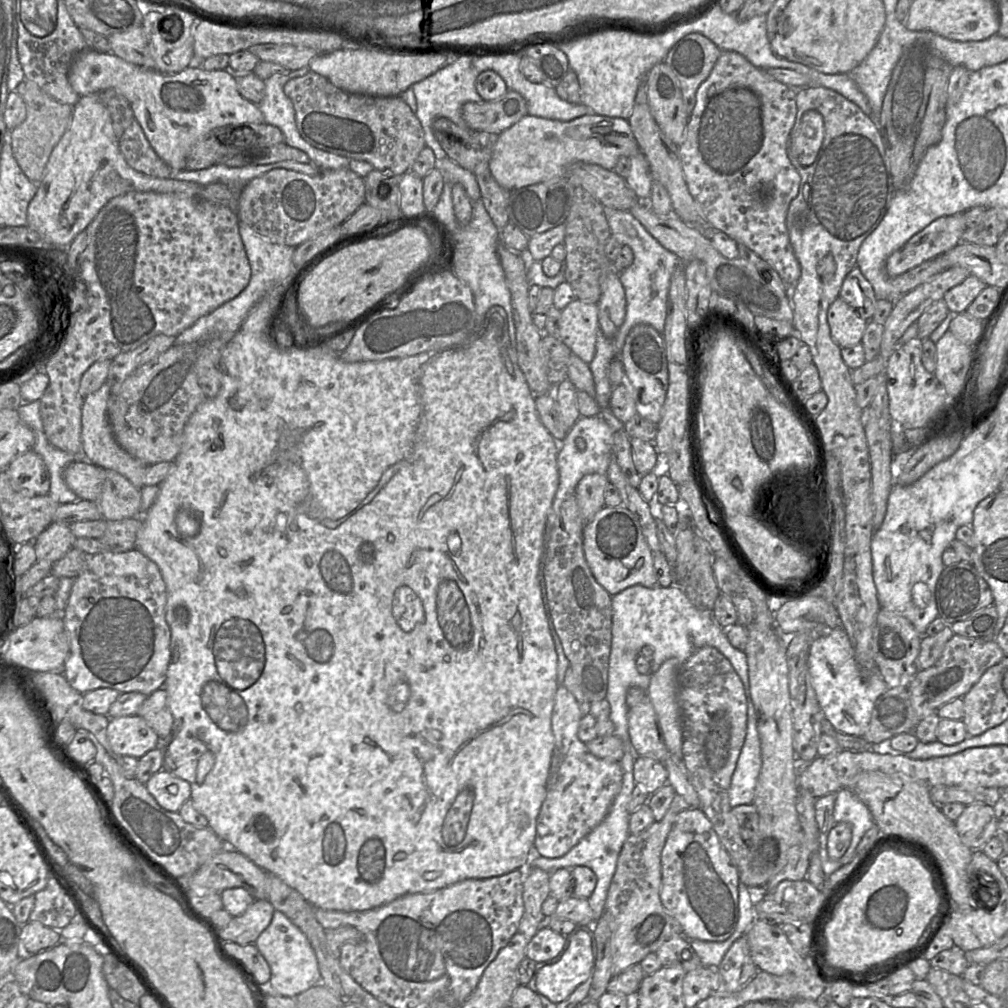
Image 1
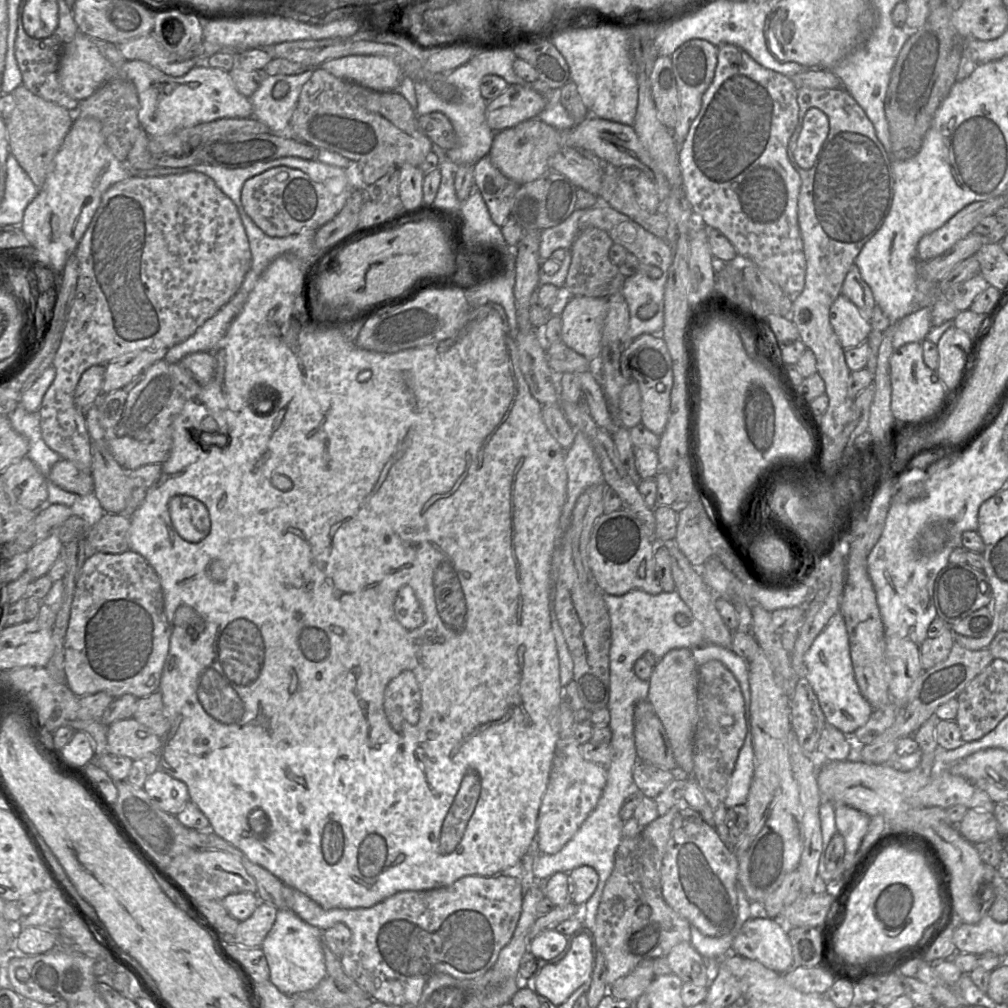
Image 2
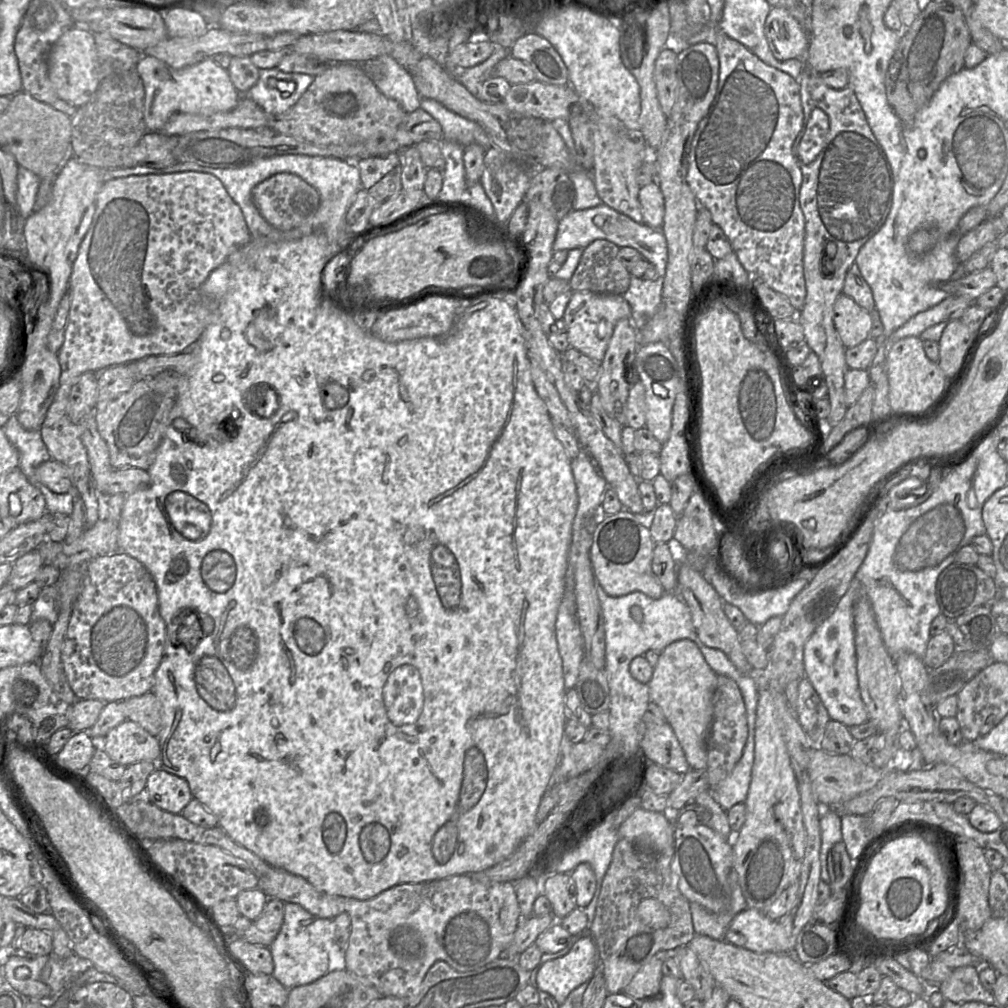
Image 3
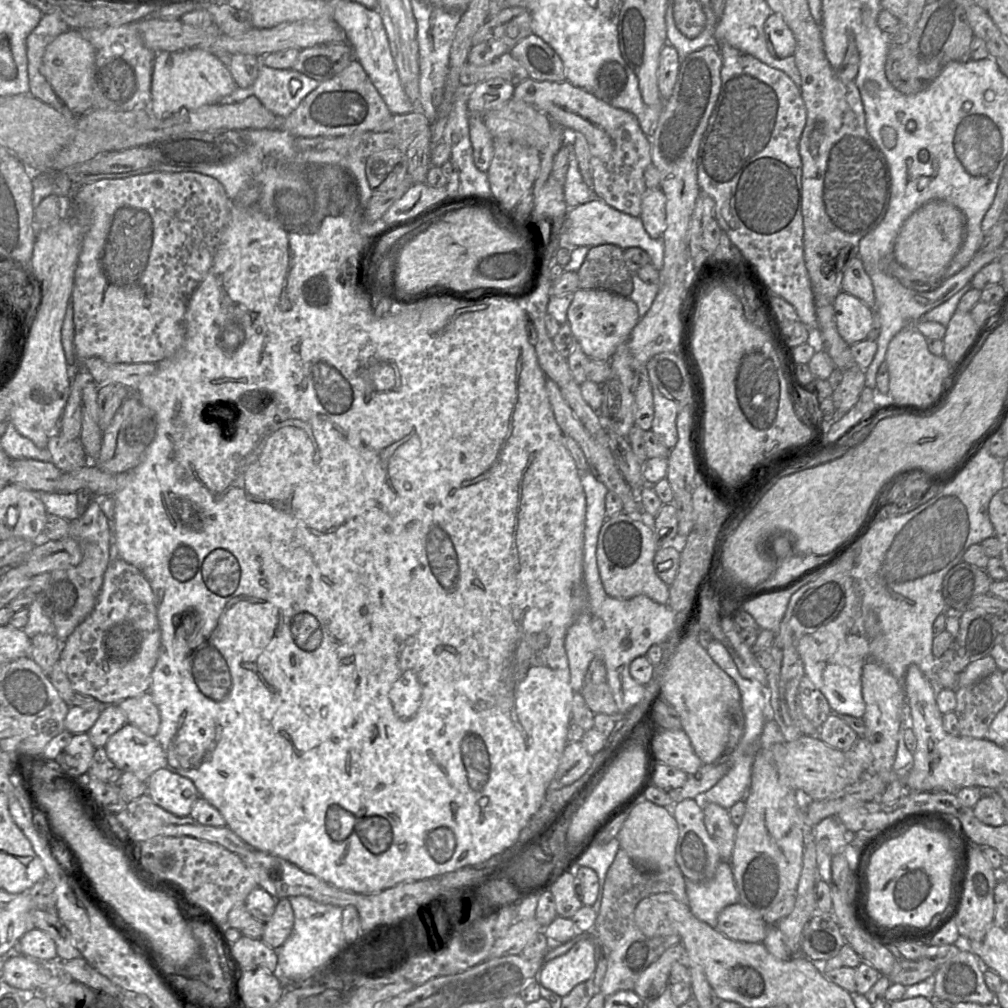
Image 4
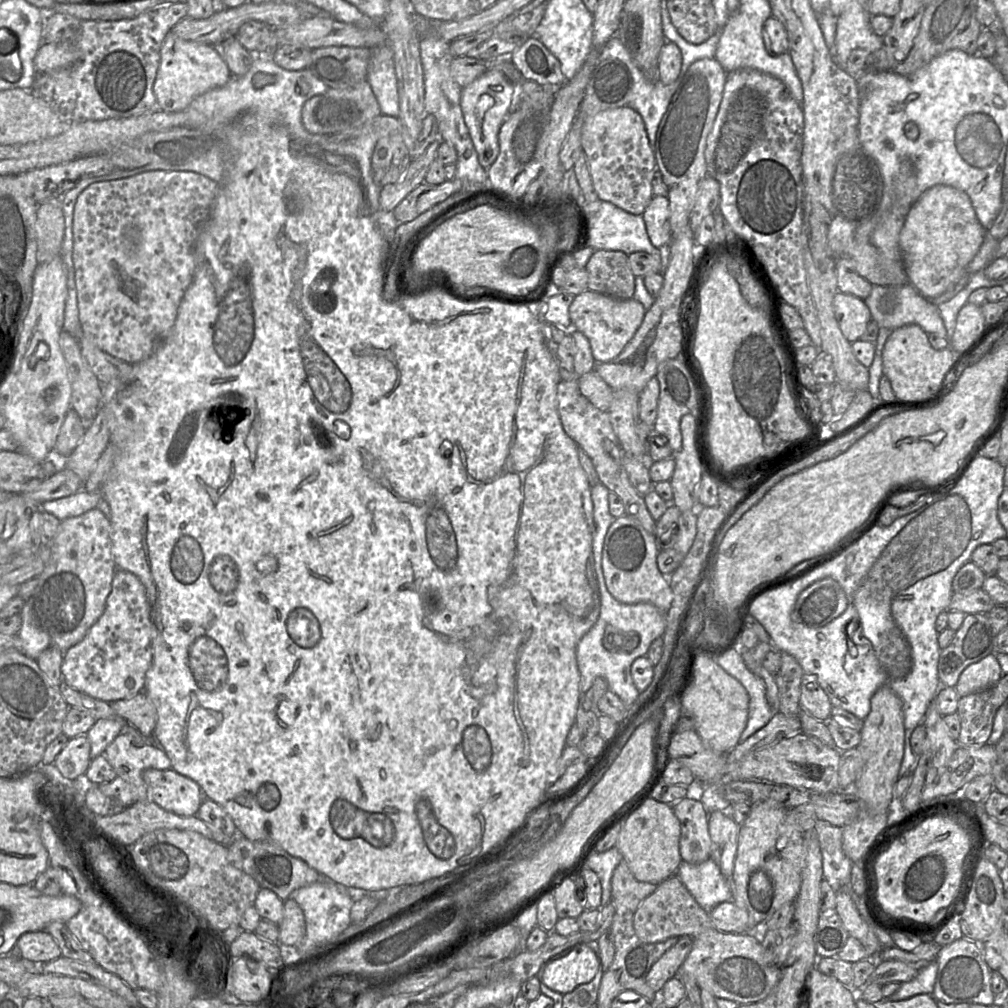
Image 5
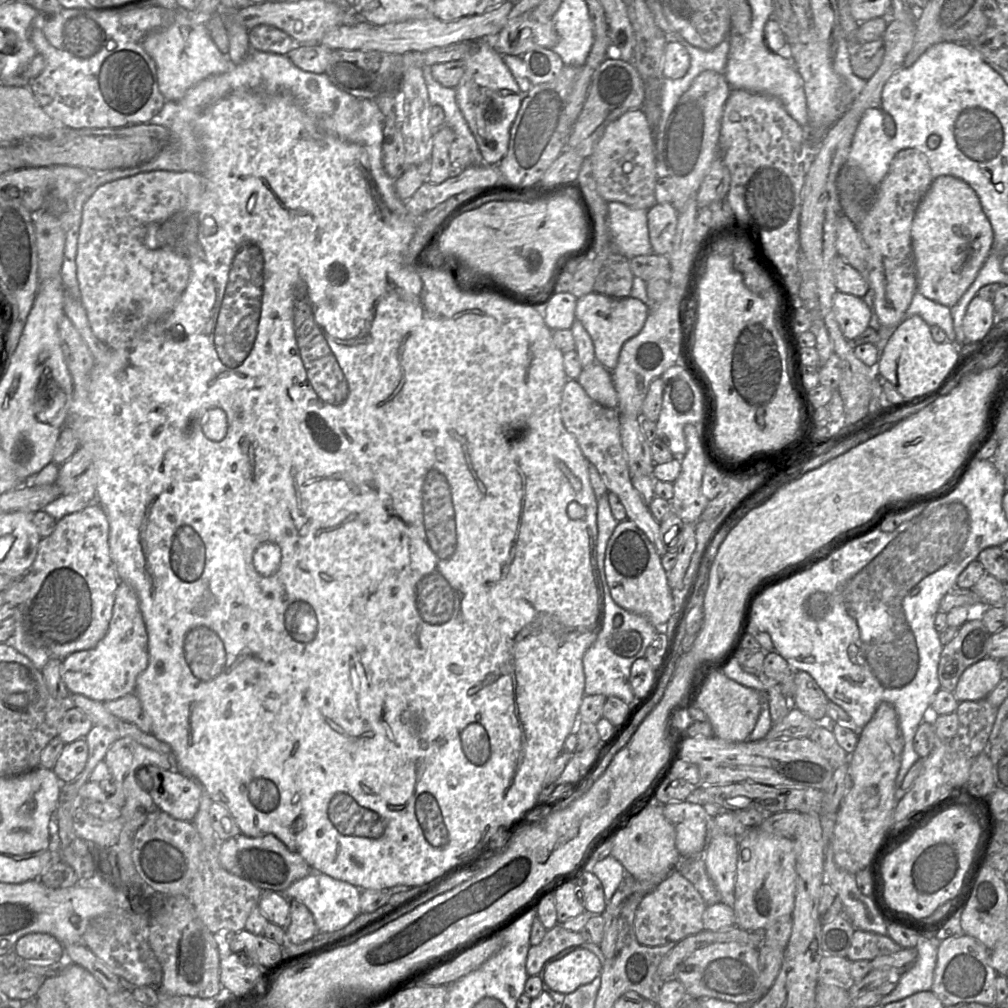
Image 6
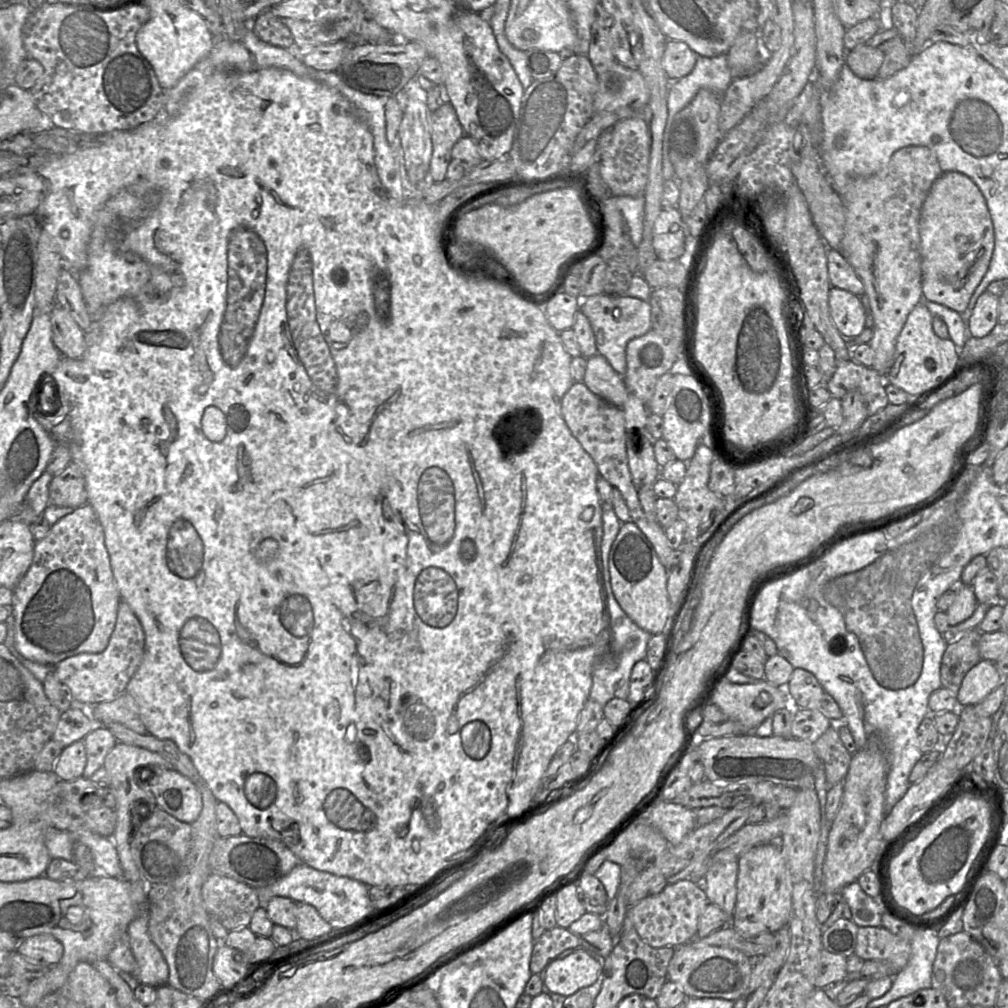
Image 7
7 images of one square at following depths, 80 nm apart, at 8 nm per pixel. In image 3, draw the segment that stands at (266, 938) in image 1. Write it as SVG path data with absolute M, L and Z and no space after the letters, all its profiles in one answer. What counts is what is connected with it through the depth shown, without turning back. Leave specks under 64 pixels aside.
M285 903L281 929L269 950L274 965L272 975L287 989L310 984L334 970L332 960L341 952L334 942L333 919L316 917L295 903Z

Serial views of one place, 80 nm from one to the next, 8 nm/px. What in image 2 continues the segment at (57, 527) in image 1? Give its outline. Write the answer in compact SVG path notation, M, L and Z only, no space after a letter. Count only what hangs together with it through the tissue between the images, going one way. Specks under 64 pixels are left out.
M52 533L27 551L26 573L32 580L47 575L55 560L62 554L64 544Z

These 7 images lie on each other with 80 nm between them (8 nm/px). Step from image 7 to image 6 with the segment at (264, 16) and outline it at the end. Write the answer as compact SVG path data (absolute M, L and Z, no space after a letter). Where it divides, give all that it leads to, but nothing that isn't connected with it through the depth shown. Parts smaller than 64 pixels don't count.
M259 24L248 31L251 48L268 53L286 55L299 46L282 30L267 24Z

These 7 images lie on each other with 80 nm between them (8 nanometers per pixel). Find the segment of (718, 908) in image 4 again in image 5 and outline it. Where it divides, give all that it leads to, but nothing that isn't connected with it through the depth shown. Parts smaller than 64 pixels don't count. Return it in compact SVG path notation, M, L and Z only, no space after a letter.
M708 859L698 864L682 861L676 875L697 903L708 913L720 903L732 900L731 881L722 874L720 868L712 859Z

